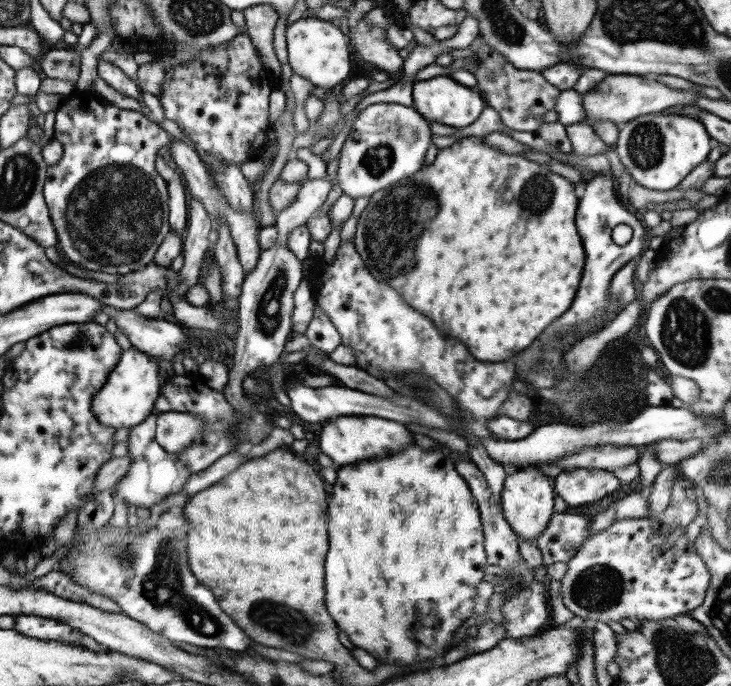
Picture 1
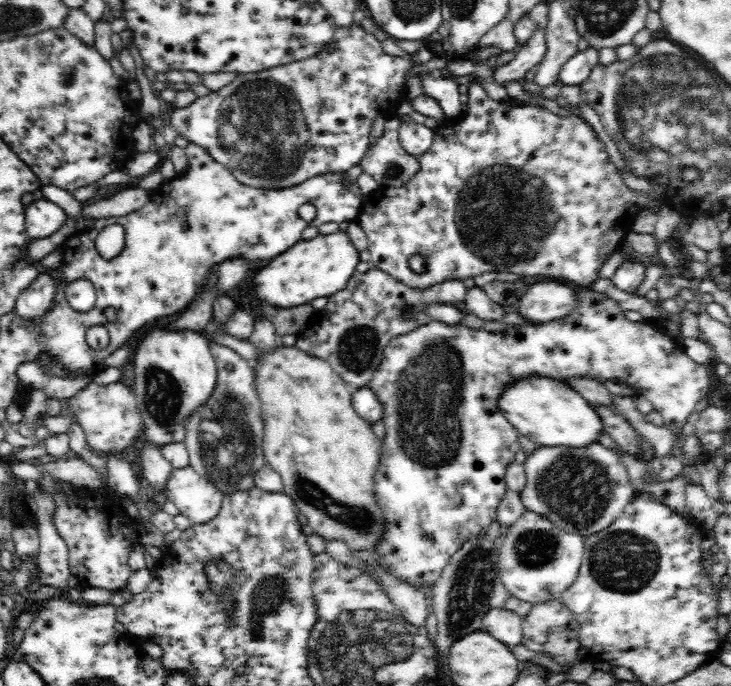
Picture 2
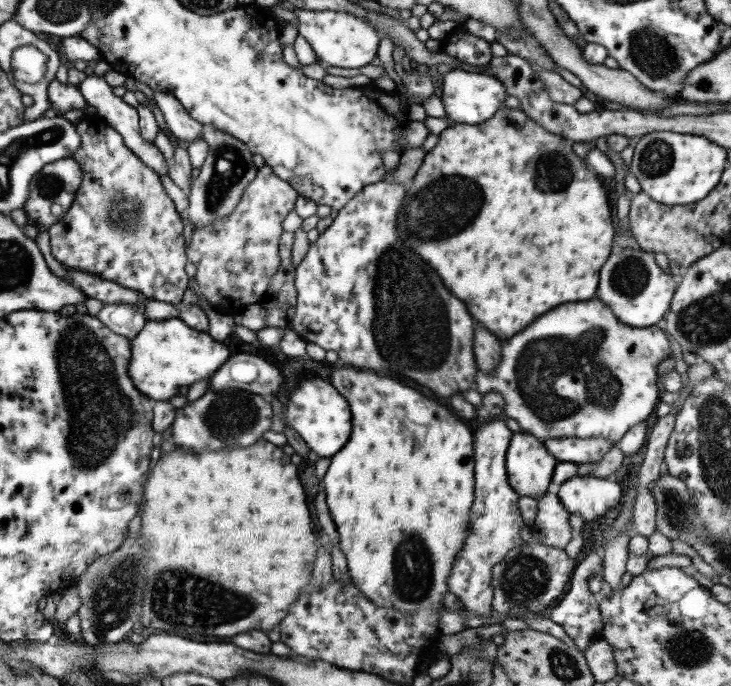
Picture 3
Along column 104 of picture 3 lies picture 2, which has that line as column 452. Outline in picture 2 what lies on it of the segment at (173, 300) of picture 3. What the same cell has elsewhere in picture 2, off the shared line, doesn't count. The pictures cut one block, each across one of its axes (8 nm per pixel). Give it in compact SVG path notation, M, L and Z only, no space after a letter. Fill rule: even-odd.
M474 84L474 86L468 86L468 110L462 114L462 118L442 120L442 124L438 128L434 128L434 132L436 132L436 136L434 136L432 148L418 158L420 160L420 172L416 172L416 176L410 178L408 184L404 184L396 190L380 188L374 194L366 196L364 204L362 204L362 212L356 220L356 224L362 226L366 236L368 236L370 264L374 268L380 268L382 272L388 272L392 278L396 278L400 284L404 284L408 288L428 290L428 288L442 284L446 280L476 278L484 272L494 272L494 274L514 272L522 280L526 276L552 276L552 278L560 278L566 282L574 282L574 284L584 286L584 288L592 288L592 284L596 280L600 280L598 272L600 272L602 264L606 260L610 260L614 252L620 252L620 246L624 244L626 234L632 232L634 220L638 218L638 214L642 214L642 212L652 212L656 216L660 214L662 204L660 202L652 204L648 200L648 194L632 192L622 182L622 176L618 174L620 170L610 162L610 158L606 154L606 146L598 140L592 126L584 118L578 118L574 114L570 118L560 118L560 116L556 116L556 114L552 114L540 106L518 106L510 100L496 102L484 92L484 88L480 84ZM412 256L424 256L424 260L426 260L426 272L424 274L416 274L410 270L408 262Z

